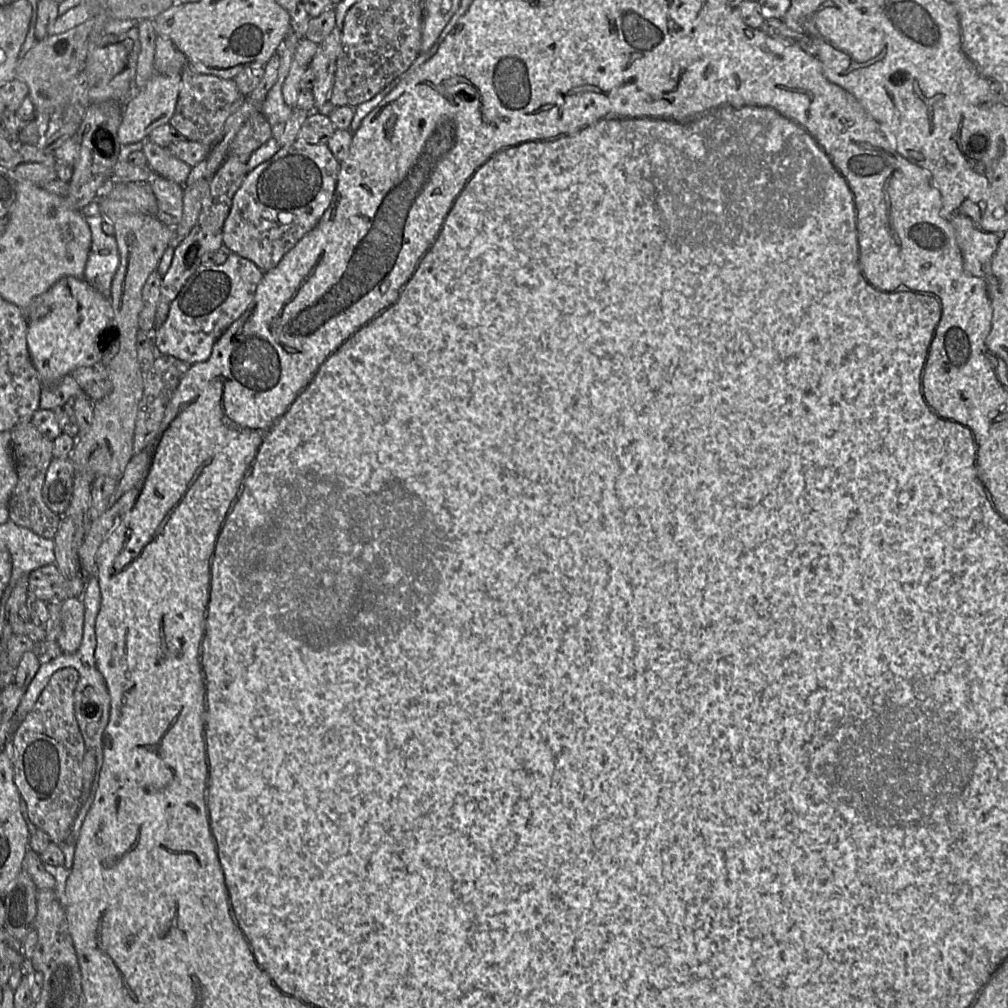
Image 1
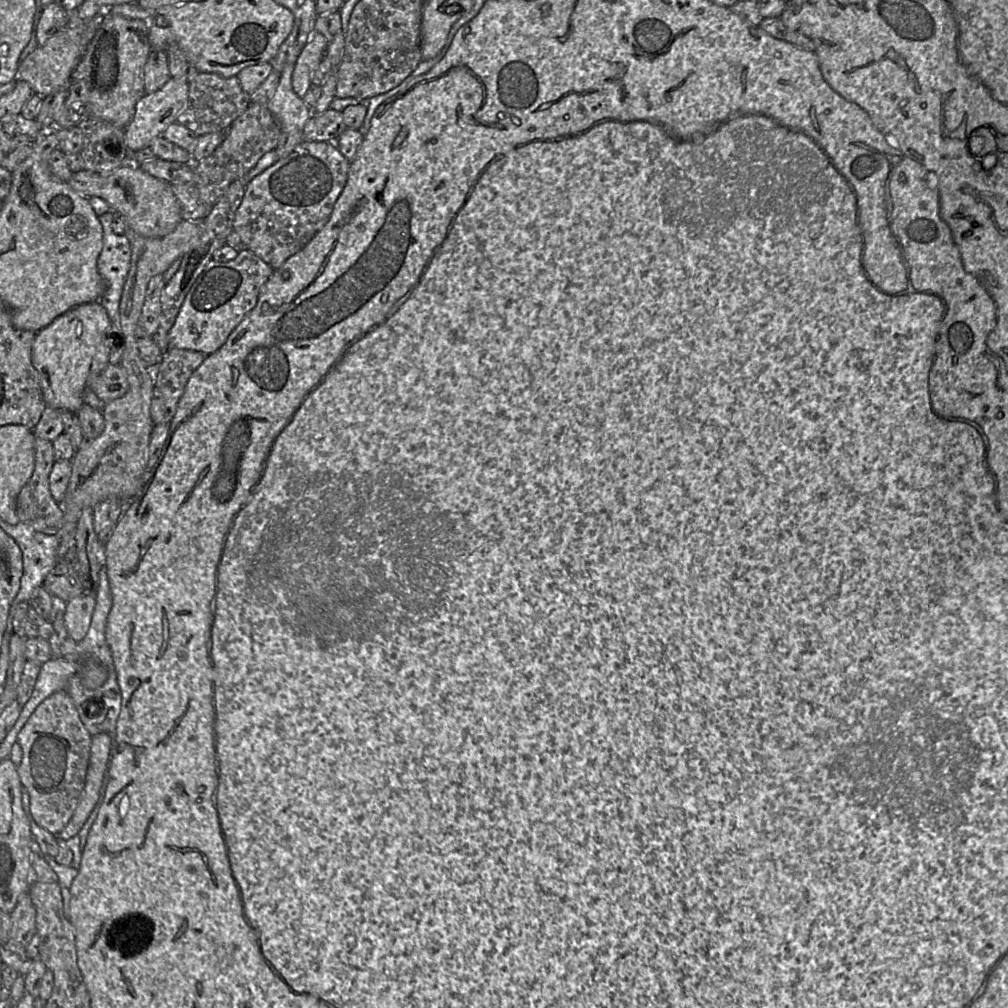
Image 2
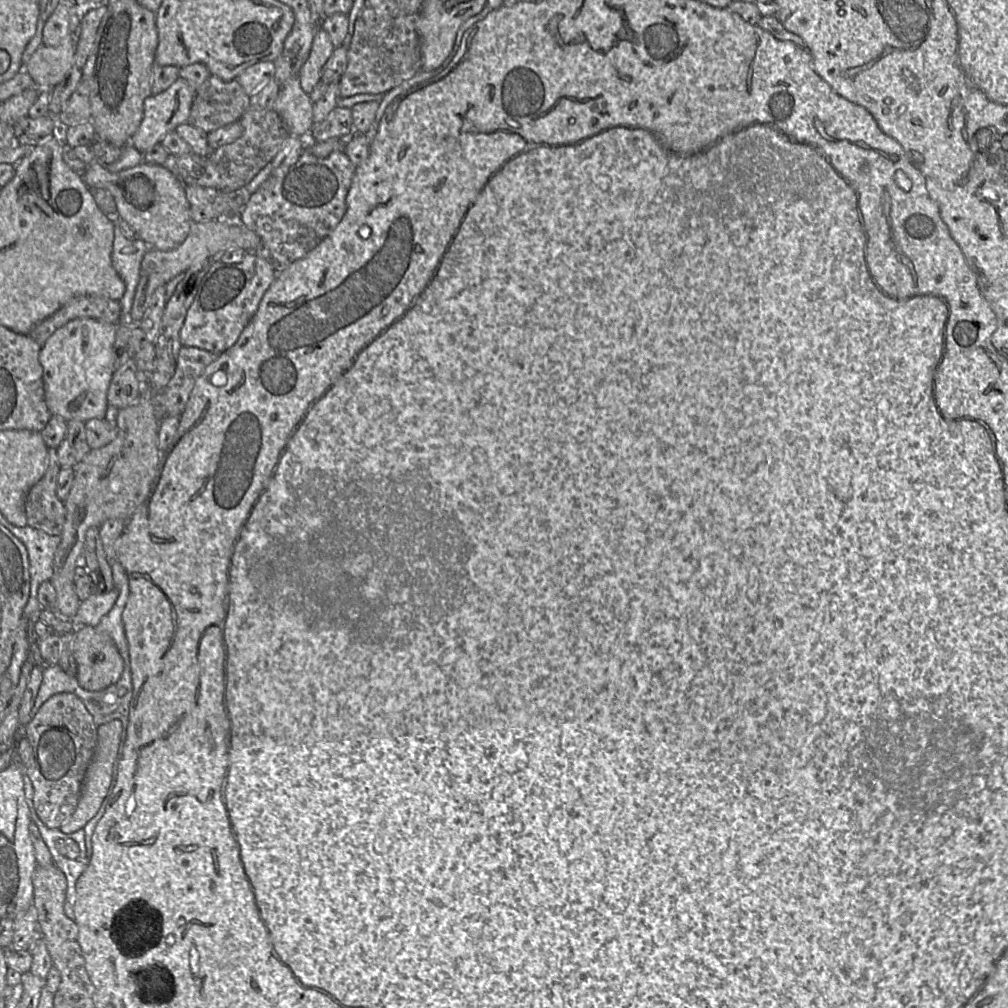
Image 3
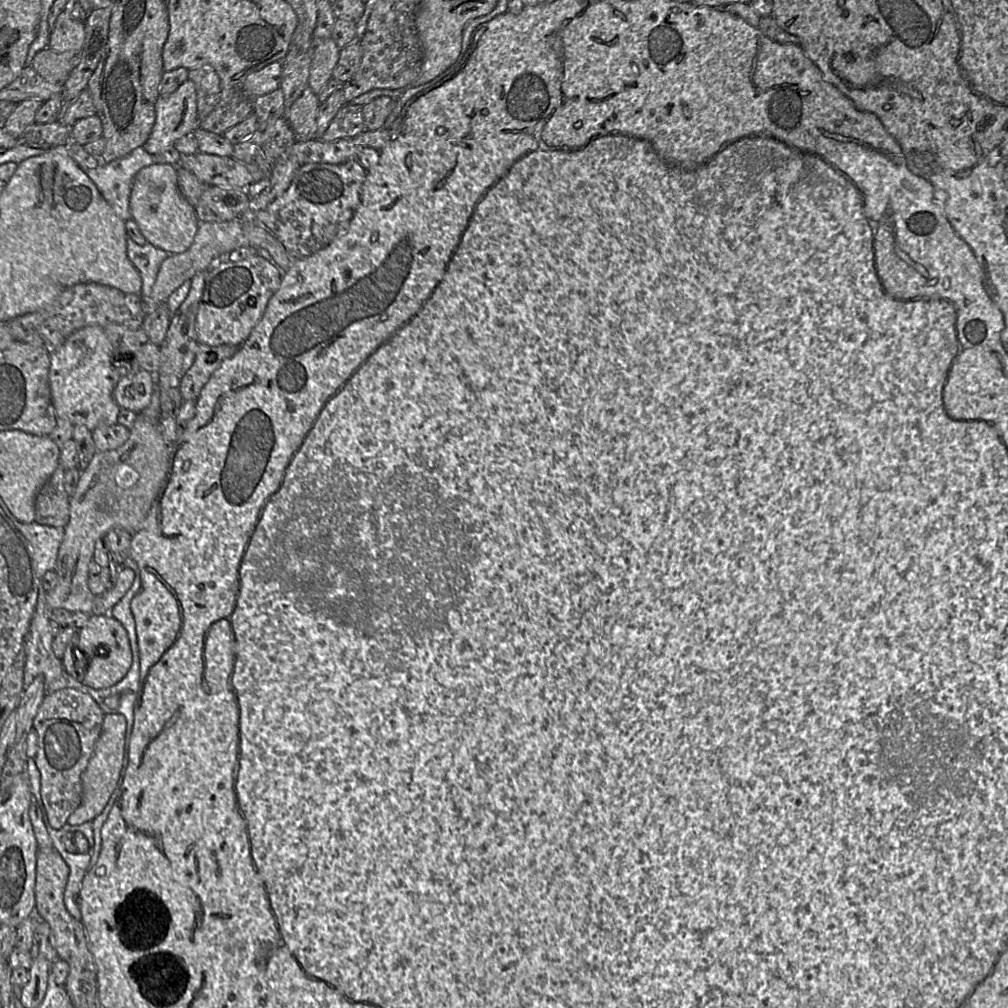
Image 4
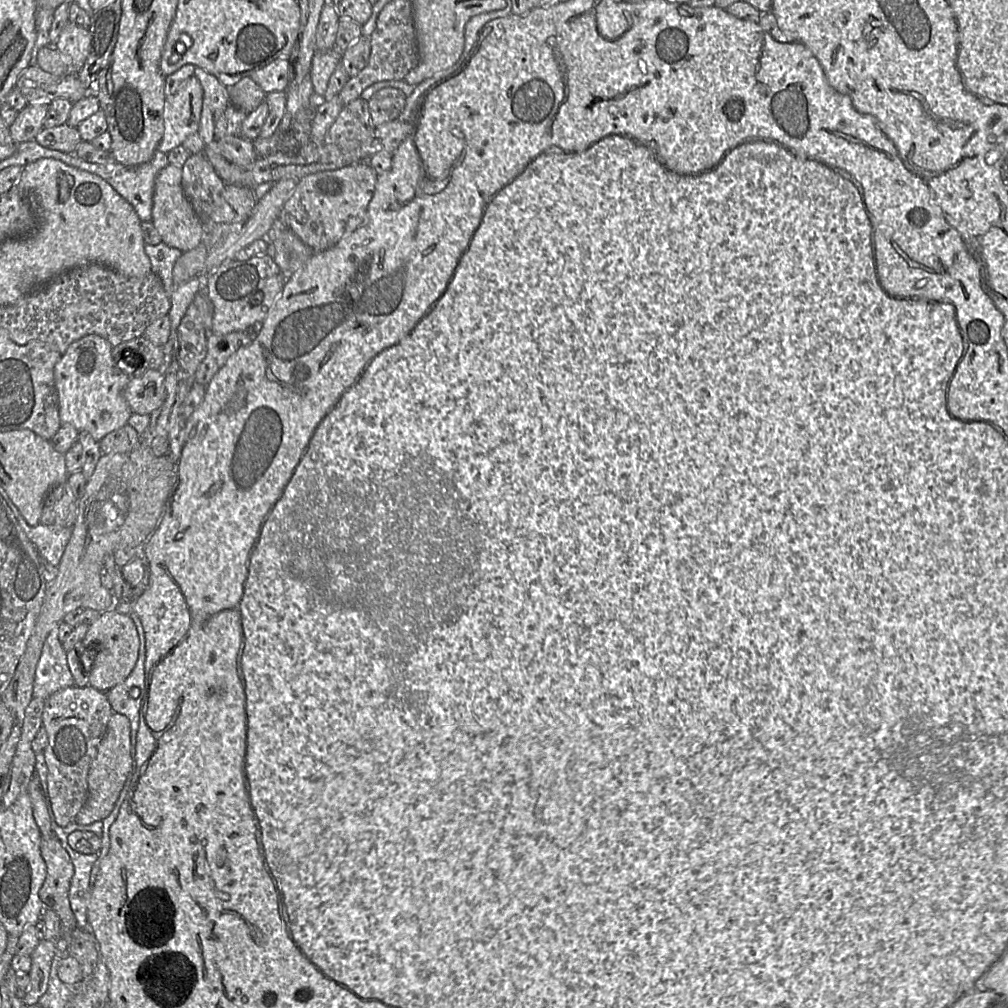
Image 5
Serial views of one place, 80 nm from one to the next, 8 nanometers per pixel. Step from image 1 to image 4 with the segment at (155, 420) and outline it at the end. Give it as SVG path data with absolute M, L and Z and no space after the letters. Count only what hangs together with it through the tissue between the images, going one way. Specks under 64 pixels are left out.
M227 344L218 346L197 345L195 360L179 385L183 401L196 401L214 371L220 366L222 361L233 356L239 347Z

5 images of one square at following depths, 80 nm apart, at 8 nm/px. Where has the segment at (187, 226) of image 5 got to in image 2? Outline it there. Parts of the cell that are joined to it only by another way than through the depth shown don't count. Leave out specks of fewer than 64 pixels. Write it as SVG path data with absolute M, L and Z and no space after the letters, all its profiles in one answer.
M123 165L112 172L93 172L85 169L67 181L79 194L104 199L112 212L124 219L128 227L148 238L164 237L183 221L181 206L173 193L172 184L158 179L134 165Z

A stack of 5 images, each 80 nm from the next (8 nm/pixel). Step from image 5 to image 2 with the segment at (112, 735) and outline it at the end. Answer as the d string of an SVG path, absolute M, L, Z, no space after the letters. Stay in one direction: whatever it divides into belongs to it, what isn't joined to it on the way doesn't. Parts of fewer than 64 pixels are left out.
M98 733L92 736L85 787L72 818L57 835L62 840L68 840L77 835L97 805L103 787L111 746L112 737L110 734Z

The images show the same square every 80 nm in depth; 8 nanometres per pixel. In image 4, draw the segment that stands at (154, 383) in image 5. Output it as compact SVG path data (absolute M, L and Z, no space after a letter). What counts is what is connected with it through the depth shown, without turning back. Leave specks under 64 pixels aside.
M138 369L120 378L113 389L113 397L120 408L141 413L151 402L154 388L151 373Z

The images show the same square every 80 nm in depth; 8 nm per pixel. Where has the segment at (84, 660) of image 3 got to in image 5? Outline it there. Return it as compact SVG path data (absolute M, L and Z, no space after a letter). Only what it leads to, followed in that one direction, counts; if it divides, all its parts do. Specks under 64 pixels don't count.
M115 610L102 612L89 625L81 643L86 649L94 653L93 667L89 674L89 685L99 691L108 691L123 682L132 672L139 655L140 640L136 625L129 615Z

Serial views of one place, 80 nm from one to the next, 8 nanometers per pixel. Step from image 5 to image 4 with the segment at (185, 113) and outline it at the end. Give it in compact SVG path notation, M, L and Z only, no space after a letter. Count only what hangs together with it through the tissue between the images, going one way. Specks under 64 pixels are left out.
M187 79L169 95L160 95L155 103L156 119L143 148L156 155L198 127L196 89Z

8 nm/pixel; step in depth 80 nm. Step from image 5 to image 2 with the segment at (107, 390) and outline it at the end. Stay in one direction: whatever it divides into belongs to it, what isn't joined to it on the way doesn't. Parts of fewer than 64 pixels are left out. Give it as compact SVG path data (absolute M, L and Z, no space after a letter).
M95 301L95 302L80 304L70 309L69 311L55 318L48 326L41 329L39 332L35 334L35 338L32 344L31 360L32 360L33 366L35 367L39 375L39 380L40 380L41 389L42 389L43 398L44 398L46 407L50 407L59 411L67 410L77 414L77 411L85 403L84 392L87 389L89 379L100 374L109 365L110 337L112 341L111 333L113 333L113 331L111 331L111 321L108 317L107 311L104 308L104 306L100 303L100 301Z

